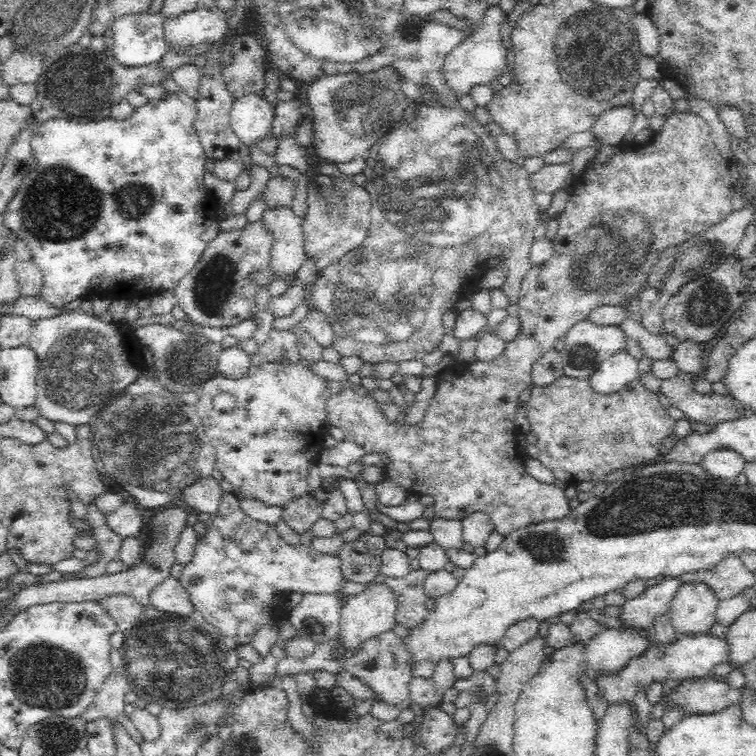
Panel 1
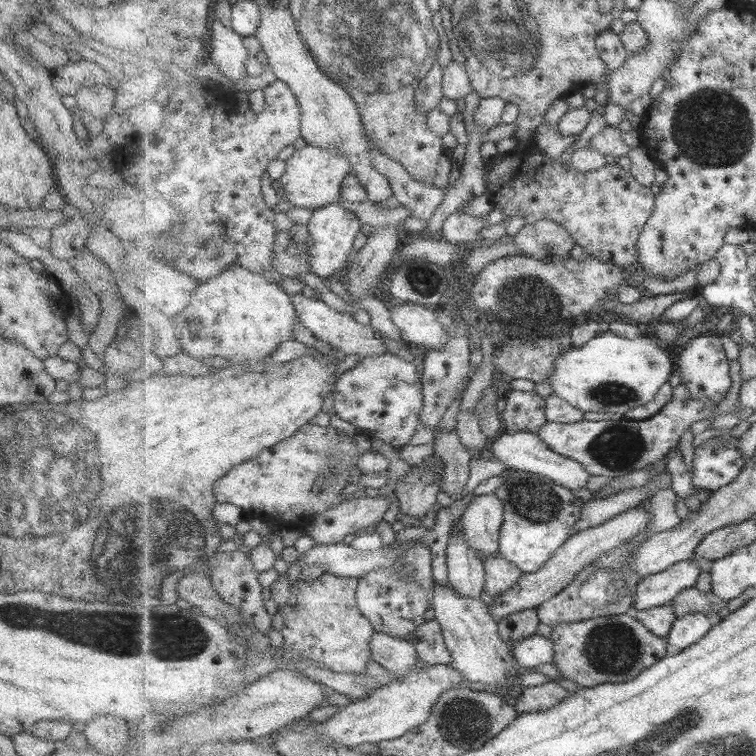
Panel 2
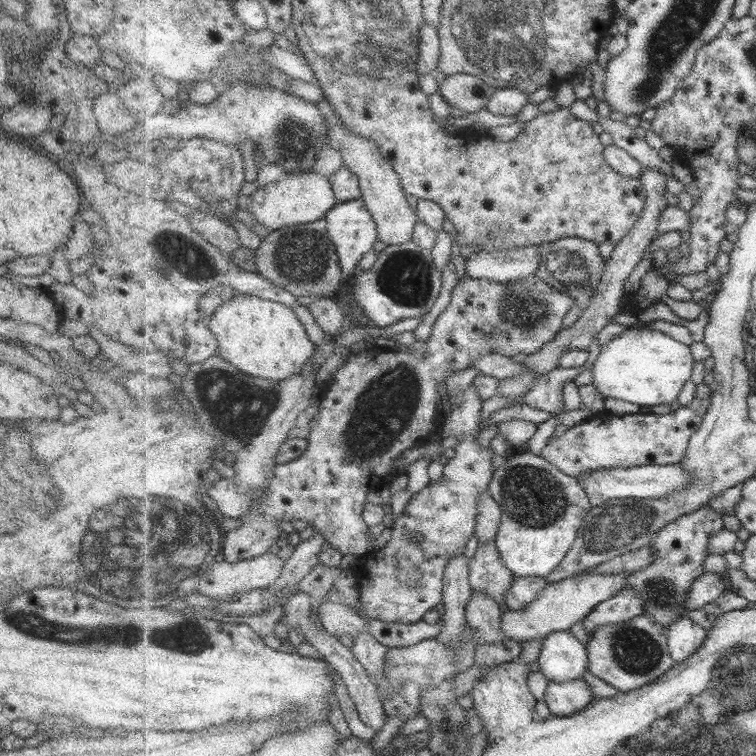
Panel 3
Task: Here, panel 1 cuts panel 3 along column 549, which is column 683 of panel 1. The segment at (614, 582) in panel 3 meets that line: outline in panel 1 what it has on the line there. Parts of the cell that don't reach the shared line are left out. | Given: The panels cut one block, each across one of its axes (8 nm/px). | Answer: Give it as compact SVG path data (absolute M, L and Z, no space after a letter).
M702 582L684 583L672 598L667 616L679 635L703 635L716 621L719 600Z

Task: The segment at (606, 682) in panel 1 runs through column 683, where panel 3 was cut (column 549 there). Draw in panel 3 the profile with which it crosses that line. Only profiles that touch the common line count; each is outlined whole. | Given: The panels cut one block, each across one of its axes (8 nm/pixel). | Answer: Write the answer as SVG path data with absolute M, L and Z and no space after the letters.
M570 631L551 633L544 638L538 663L539 670L550 681L581 679L589 669L587 644L581 644Z

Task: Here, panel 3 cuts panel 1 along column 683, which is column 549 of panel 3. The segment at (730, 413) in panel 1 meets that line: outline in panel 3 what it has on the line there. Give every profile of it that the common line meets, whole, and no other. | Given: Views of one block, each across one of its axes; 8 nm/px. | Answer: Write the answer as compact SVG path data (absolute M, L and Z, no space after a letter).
M559 367L542 378L526 393L522 395L523 403L532 408L554 414L563 413L565 383L575 381L585 368Z

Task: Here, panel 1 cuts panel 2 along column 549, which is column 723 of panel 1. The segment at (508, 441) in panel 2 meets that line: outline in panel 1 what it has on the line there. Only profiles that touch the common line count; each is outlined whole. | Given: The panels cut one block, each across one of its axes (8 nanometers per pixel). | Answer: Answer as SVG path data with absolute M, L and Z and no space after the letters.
M722 446L704 454L700 464L712 477L734 481L743 474L746 460L735 450Z

